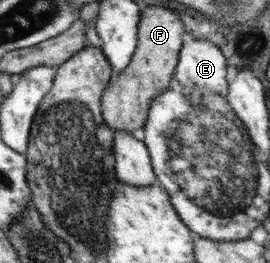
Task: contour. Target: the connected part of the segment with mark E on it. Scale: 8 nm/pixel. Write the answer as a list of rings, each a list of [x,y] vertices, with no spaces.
[[[185,32],[179,63],[175,69],[176,81],[183,85],[183,93],[201,90],[204,94],[225,97],[227,91],[227,59],[215,44],[207,39],[195,39]]]

